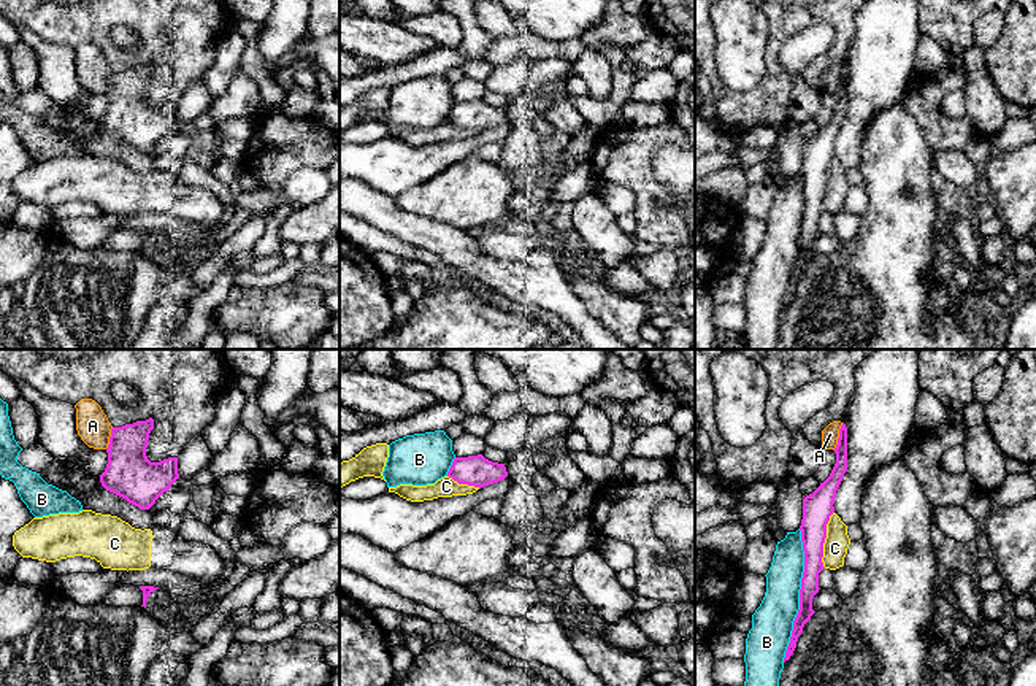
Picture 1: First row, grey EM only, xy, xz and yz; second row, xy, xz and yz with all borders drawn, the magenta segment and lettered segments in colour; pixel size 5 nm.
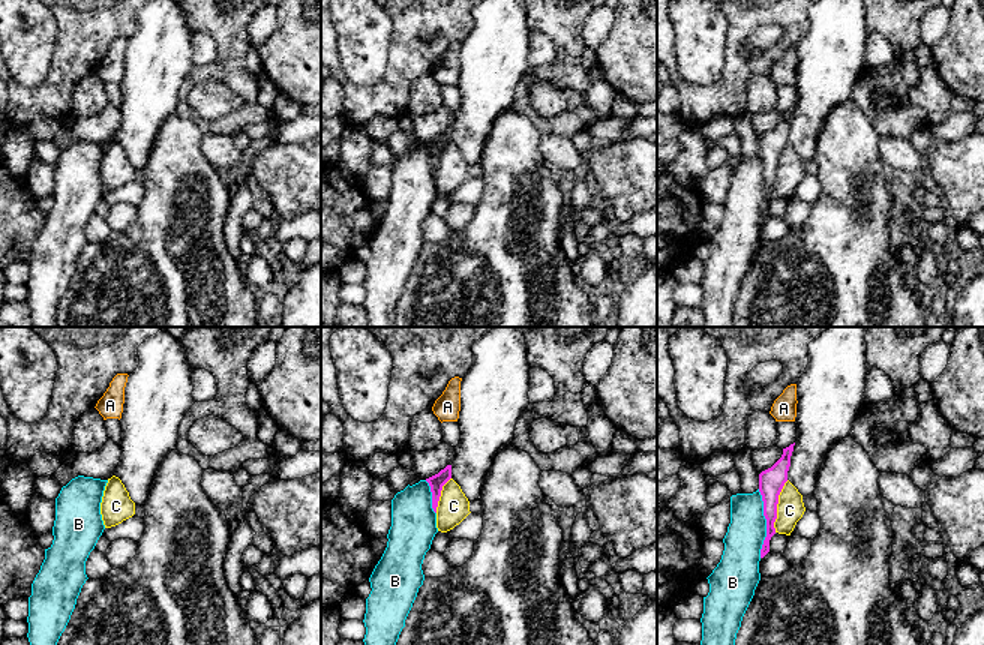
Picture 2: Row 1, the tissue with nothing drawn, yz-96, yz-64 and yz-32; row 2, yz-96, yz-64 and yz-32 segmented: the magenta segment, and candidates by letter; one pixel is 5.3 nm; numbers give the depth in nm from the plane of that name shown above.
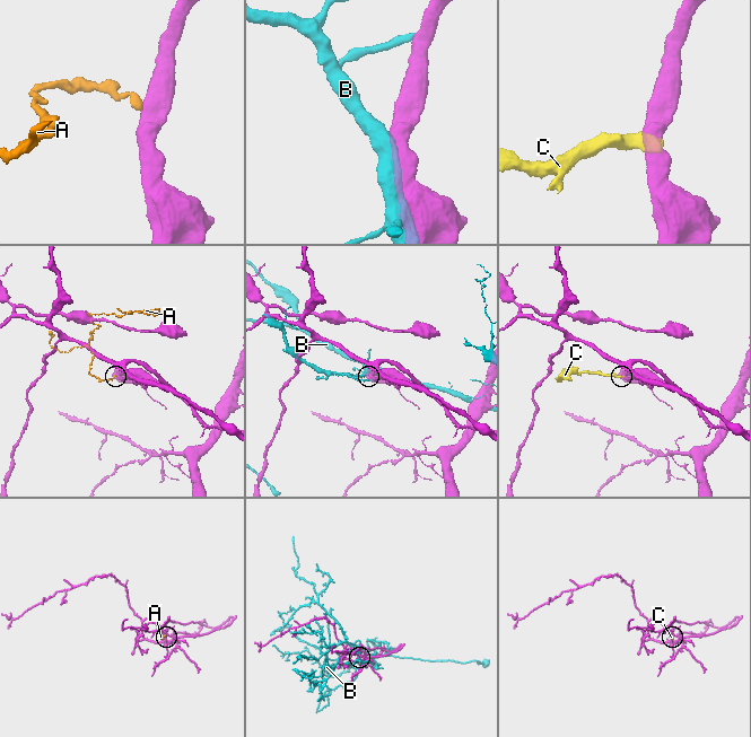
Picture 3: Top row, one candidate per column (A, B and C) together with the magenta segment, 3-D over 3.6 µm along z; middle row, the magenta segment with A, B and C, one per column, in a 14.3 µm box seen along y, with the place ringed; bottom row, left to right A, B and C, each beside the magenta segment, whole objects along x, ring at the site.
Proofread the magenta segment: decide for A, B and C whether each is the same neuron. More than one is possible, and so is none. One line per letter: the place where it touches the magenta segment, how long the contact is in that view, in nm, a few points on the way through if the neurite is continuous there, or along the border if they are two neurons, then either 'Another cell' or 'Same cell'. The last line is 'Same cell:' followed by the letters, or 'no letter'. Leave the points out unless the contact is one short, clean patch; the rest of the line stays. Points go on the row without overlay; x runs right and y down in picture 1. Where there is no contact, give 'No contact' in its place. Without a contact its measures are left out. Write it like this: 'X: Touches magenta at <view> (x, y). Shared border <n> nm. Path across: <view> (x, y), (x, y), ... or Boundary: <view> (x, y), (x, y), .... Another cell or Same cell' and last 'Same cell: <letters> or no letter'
A: Touches magenta at yz (840, 81). Shared border 150 nm. Another cell
B: Touches magenta at yz (800, 240). Shared border 700 nm. Another cell
C: Touches magenta at yz (824, 184). Shared border 300 nm. Boundary: yz (833, 156), (827, 169), (824, 211). Another cell
Same cell: no letter

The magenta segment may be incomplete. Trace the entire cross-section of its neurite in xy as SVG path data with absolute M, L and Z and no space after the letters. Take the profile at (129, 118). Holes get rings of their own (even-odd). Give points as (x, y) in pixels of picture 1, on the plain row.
M154 64L113 71L102 130L140 154L149 154L179 122L178 102L151 106L146 100Z

